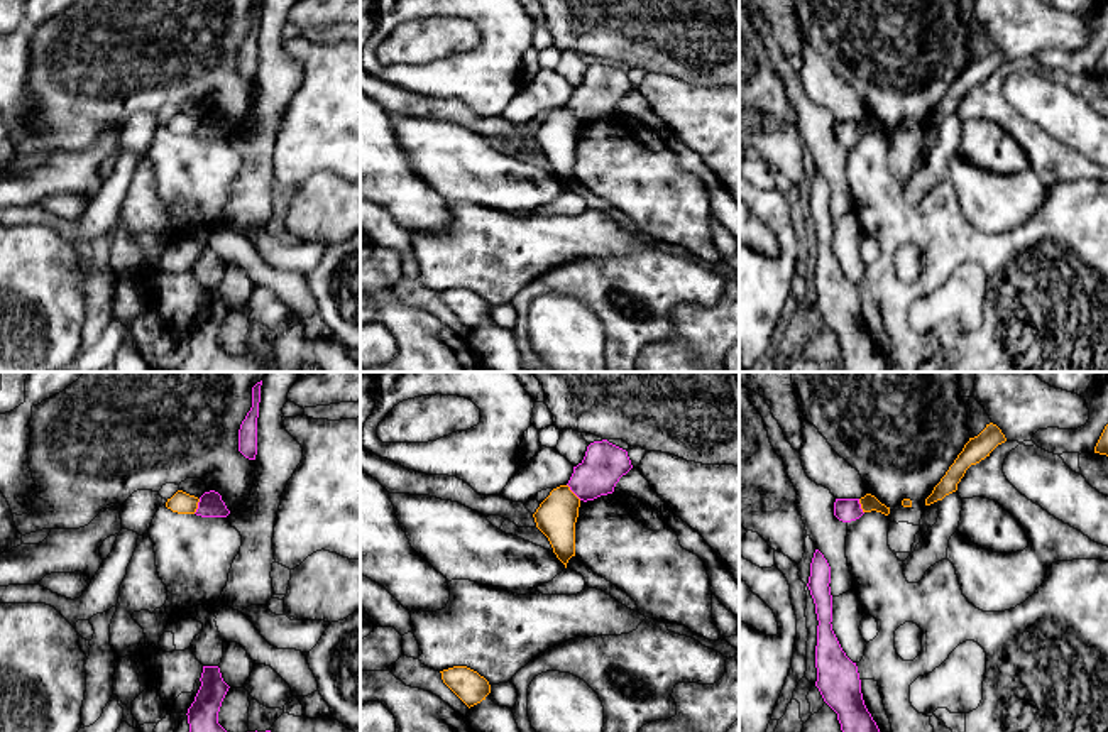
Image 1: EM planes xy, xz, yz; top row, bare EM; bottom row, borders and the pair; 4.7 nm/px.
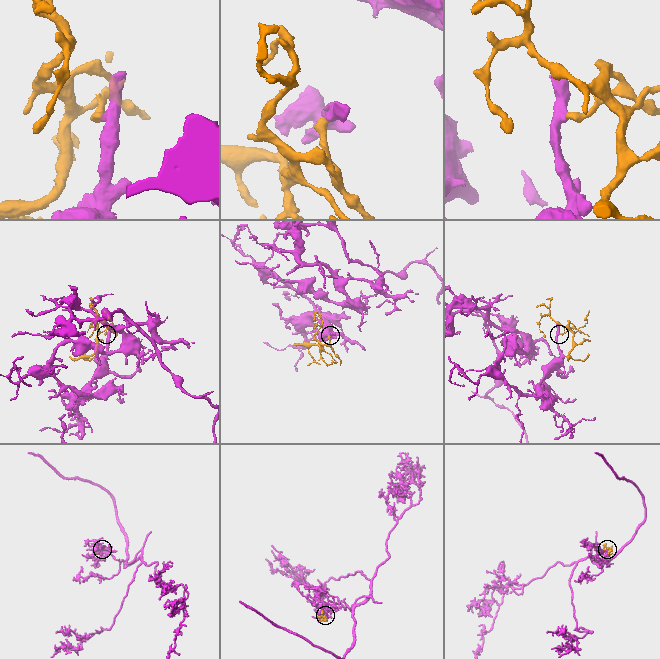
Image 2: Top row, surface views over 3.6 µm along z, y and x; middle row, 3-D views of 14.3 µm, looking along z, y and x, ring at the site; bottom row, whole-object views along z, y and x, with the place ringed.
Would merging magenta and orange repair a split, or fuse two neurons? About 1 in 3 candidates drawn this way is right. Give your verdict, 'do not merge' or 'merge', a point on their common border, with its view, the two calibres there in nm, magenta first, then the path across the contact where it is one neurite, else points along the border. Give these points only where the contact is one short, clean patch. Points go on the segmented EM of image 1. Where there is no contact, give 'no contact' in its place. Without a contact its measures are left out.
do not merge; meets magenta in xz at (574, 492); 200 nm thick on the magenta side, 190 nm on the other; border along xz (567, 484), (581, 499)

